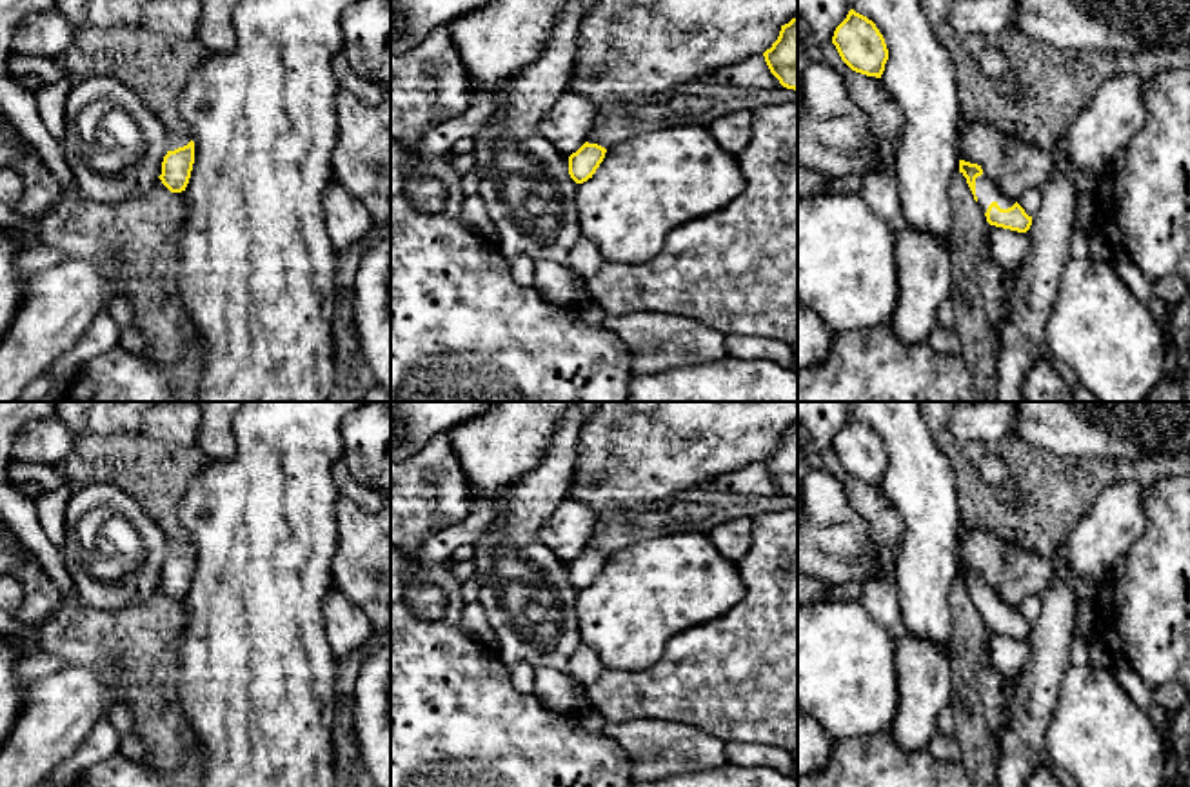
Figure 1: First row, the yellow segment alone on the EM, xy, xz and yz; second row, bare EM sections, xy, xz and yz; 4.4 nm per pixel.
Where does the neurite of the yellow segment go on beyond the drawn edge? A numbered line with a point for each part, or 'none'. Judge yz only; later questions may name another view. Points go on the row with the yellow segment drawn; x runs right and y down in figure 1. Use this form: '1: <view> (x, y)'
1: yz (985, 191)

